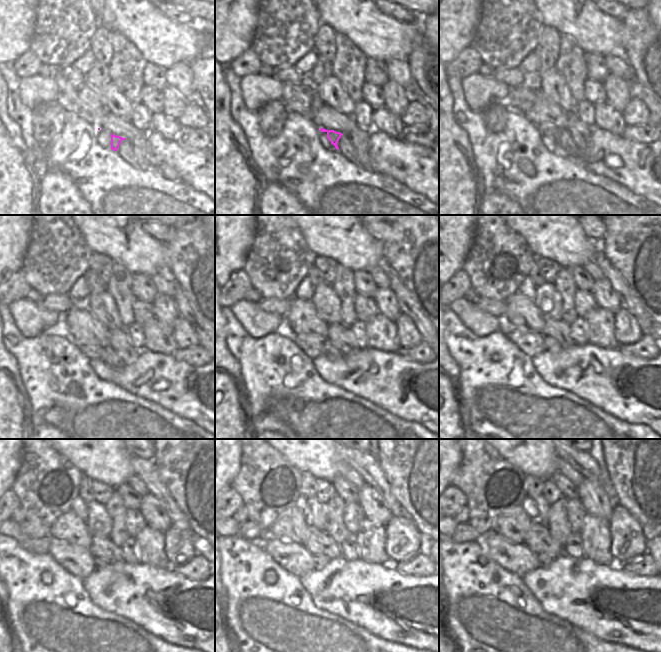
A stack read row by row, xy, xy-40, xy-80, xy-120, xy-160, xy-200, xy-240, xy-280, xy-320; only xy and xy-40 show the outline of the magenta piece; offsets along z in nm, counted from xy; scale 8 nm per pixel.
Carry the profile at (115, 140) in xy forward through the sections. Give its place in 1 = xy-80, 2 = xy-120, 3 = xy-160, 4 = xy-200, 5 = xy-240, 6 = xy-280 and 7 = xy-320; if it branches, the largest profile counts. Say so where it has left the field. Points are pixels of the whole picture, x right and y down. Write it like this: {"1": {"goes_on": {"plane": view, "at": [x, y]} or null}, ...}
{"1": {"goes_on": {"plane": "xy-80", "at": [545, 129]}}, "2": {"goes_on": {"plane": "xy-120", "at": [93, 352]}}, "3": {"goes_on": {"plane": "xy-160", "at": [311, 344]}}, "4": {"goes_on": {"plane": "xy-200", "at": [531, 343]}}, "5": {"goes_on": {"plane": "xy-240", "at": [77, 561]}}, "6": {"goes_on": {"plane": "xy-280", "at": [295, 558]}}, "7": {"goes_on": {"plane": "xy-320", "at": [516, 558]}}}

